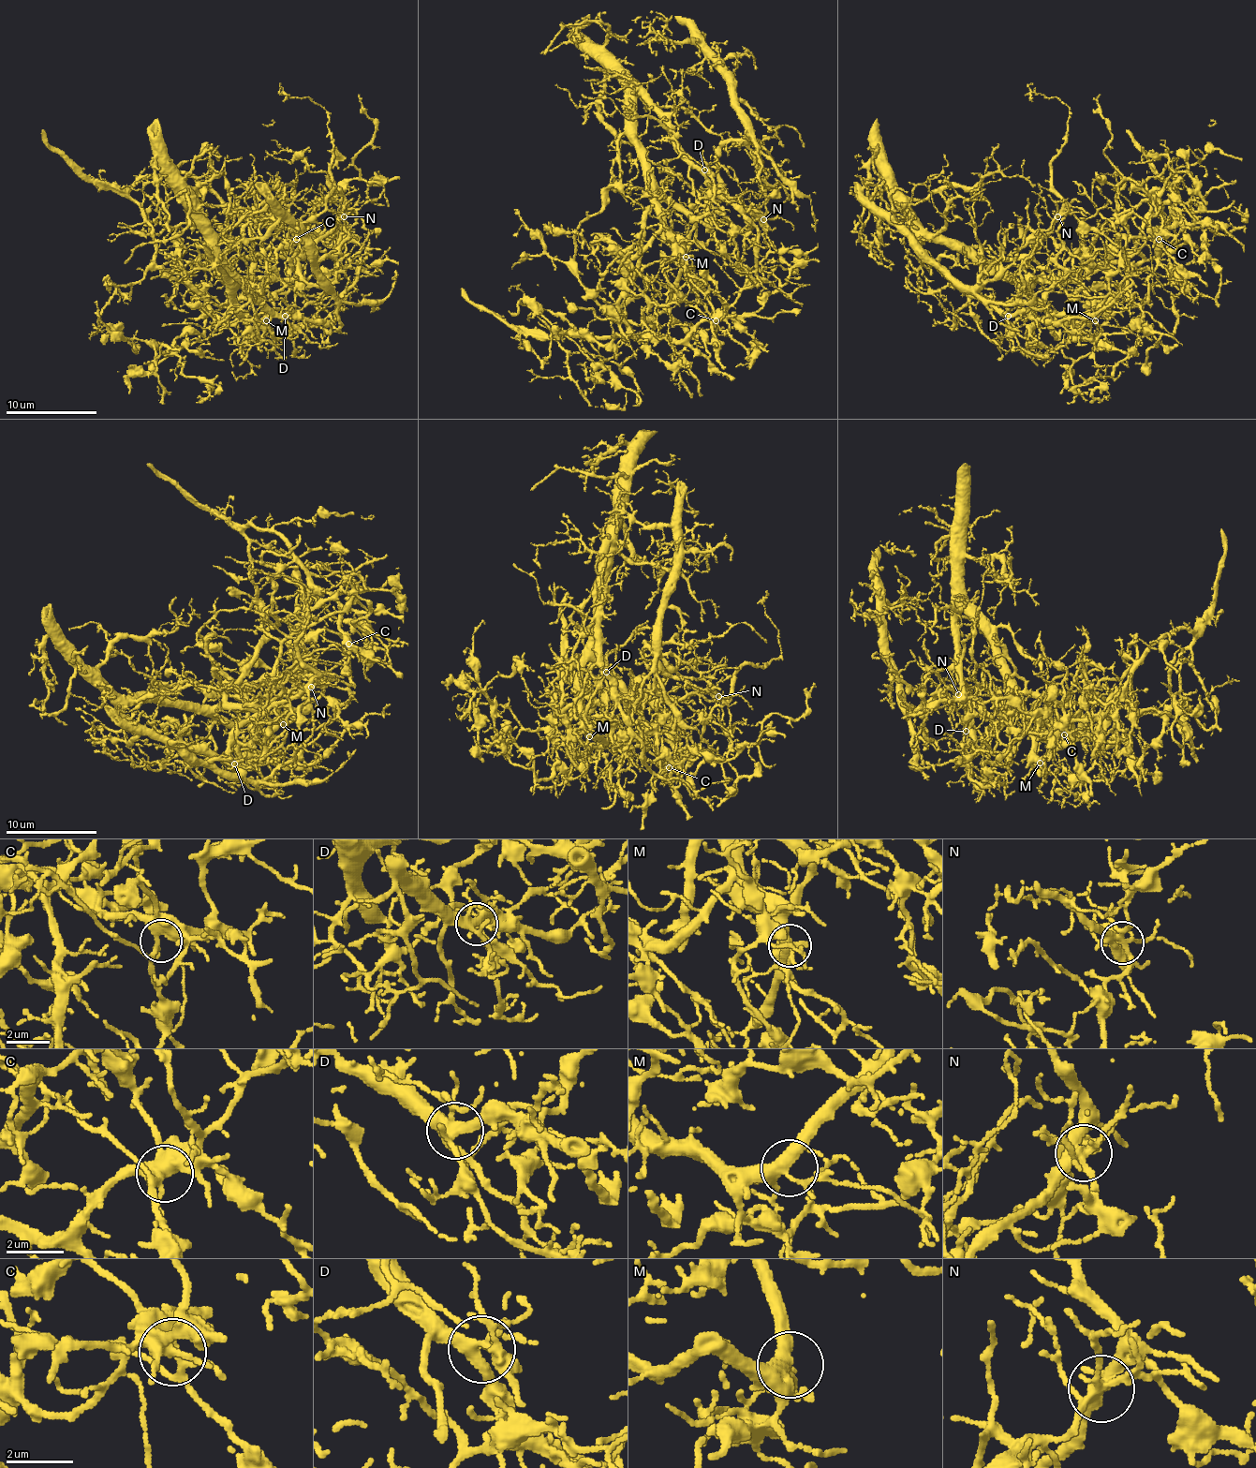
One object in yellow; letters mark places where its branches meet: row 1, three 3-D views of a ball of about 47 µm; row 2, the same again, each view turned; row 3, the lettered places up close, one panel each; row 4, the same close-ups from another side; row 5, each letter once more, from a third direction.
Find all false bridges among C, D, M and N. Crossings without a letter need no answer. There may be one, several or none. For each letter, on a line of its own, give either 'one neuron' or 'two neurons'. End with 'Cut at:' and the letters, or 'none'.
C: one neuron
D: one neuron
M: one neuron
N: two neurons
Cut at: N

